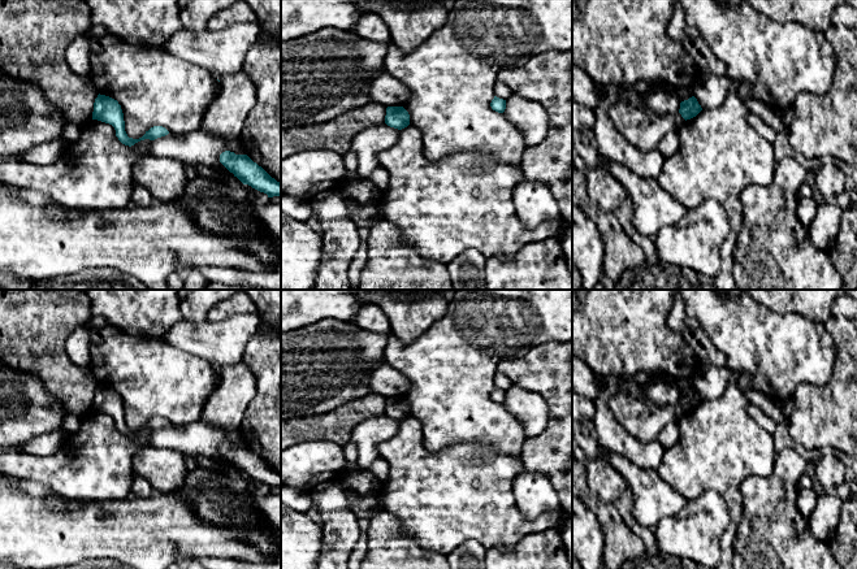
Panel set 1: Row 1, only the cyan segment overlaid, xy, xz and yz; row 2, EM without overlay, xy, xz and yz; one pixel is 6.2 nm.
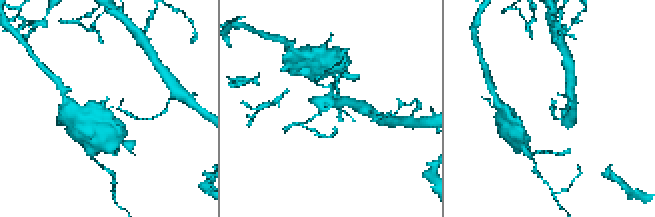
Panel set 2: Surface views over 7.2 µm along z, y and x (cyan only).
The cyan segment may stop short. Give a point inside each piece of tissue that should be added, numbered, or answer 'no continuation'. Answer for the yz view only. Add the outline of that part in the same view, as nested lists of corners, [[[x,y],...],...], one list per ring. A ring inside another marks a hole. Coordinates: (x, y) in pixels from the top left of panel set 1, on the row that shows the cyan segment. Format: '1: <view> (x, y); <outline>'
no continuation

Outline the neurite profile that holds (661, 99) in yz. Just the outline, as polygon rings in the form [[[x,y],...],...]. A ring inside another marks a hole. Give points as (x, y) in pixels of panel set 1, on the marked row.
[[[655,86],[646,95],[646,105],[657,114],[672,114],[680,109],[680,100],[670,86]]]

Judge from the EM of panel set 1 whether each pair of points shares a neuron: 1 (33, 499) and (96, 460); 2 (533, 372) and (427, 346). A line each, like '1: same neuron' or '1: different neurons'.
1: different neurons
2: different neurons

